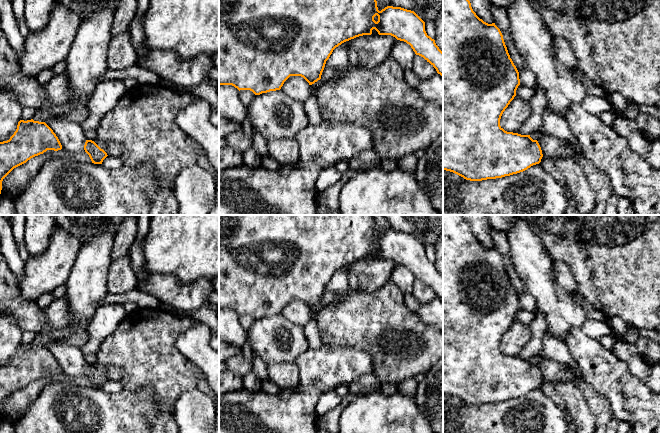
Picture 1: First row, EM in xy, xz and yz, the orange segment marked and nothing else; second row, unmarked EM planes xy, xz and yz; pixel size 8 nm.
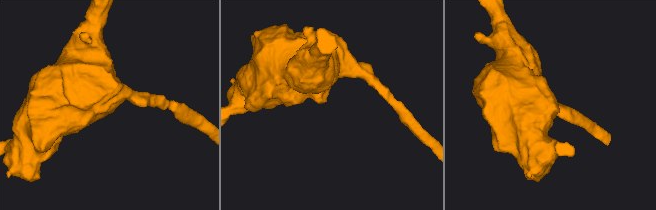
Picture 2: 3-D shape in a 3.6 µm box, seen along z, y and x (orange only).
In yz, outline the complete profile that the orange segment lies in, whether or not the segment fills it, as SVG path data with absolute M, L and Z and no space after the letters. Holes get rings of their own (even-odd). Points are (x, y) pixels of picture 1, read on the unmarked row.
M443 215L443 394L453 396L466 404L482 405L517 398L541 386L543 378L537 364L533 364L530 359L507 356L500 350L501 340L516 320L519 309L519 296L510 282L500 253L495 247L488 248L476 239L463 215Z

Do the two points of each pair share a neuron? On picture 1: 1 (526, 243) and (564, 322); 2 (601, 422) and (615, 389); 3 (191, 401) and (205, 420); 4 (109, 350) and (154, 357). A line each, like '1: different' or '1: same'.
1: same
2: different
3: same
4: same

